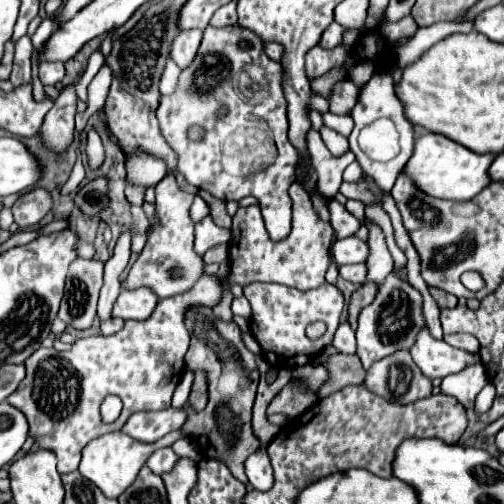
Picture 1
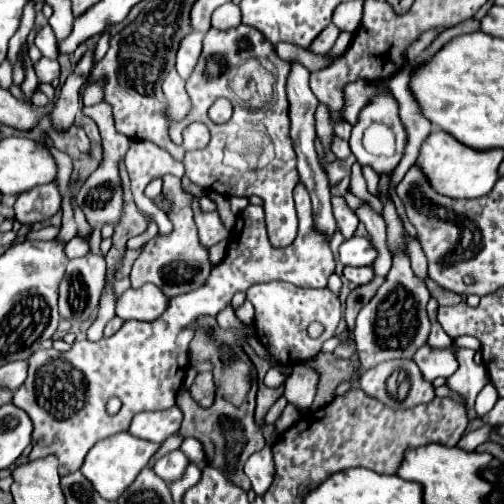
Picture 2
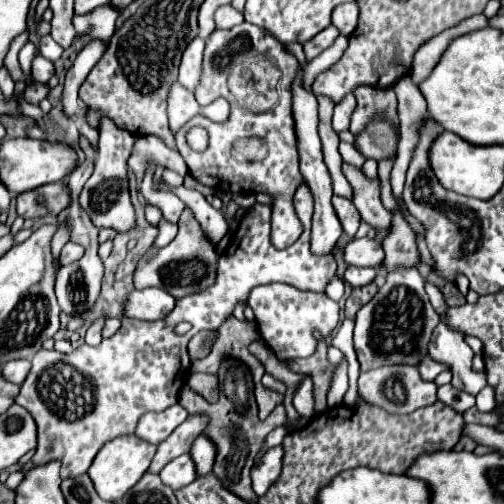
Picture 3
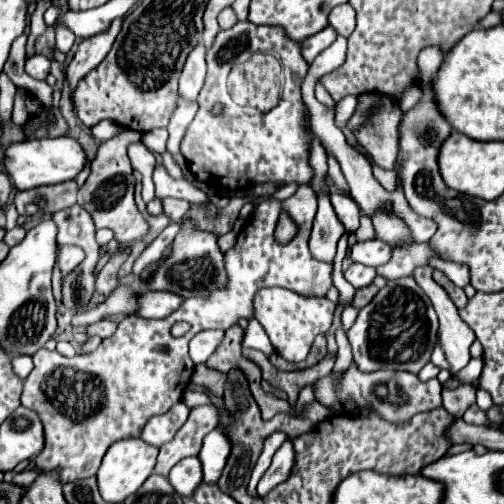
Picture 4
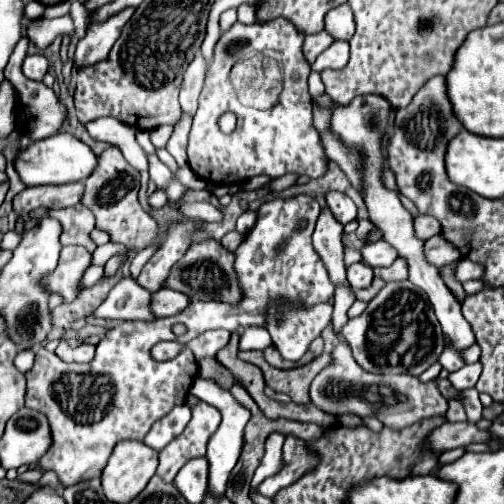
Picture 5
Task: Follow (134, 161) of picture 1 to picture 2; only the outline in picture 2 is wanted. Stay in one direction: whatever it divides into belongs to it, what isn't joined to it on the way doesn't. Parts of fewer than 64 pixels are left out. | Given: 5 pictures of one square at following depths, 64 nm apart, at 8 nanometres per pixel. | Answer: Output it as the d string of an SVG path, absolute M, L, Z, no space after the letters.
M132 142L124 160L126 160L126 170L130 176L130 188L136 206L158 224L160 232L170 232L172 230L170 220L166 220L166 214L144 196L144 188L152 180L162 178L164 174L183 177L182 162L176 162L166 150L154 146L152 142Z

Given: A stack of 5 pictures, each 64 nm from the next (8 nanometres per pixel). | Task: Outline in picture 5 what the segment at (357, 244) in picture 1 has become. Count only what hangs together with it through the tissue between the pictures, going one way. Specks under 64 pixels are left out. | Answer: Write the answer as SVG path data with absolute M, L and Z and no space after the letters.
M384 240L366 242L360 248L360 254L362 254L362 262L372 266L372 268L376 268L376 266L390 266L392 260L398 258L398 252Z

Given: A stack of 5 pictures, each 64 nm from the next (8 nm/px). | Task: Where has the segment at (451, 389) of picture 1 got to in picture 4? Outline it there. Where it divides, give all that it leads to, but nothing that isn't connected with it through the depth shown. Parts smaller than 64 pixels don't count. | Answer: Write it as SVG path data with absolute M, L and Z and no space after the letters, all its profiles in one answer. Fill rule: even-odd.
M430 266L416 268L416 270L414 270L414 278L416 278L416 282L420 284L420 288L428 294L428 298L439 319L438 344L436 344L436 348L432 350L432 362L438 364L438 360L442 358L440 362L444 364L444 368L448 368L448 370L452 372L452 378L450 378L444 386L448 386L448 388L458 388L462 382L456 378L456 374L470 362L470 344L474 342L474 332L460 320L458 310L456 310L456 306L452 304L452 300L448 298L446 290L432 280L432 268L430 268ZM438 356L440 356L440 358L438 358Z

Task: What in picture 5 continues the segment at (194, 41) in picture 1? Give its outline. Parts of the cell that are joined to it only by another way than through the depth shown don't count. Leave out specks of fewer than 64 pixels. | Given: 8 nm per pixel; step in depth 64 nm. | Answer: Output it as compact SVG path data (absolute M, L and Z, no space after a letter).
M198 52L192 60L192 64L184 72L184 80L180 86L180 104L184 112L194 114L198 108L198 96L204 86L204 76L206 76L206 60Z

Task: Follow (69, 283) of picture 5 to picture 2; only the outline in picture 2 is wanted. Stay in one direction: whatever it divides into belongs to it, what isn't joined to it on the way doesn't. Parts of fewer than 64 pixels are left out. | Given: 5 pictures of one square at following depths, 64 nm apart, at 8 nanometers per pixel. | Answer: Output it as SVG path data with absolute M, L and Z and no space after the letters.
M72 238L68 244L66 244L66 254L68 258L80 258L80 256L86 256L90 252L90 246L88 242L84 242L82 238Z

